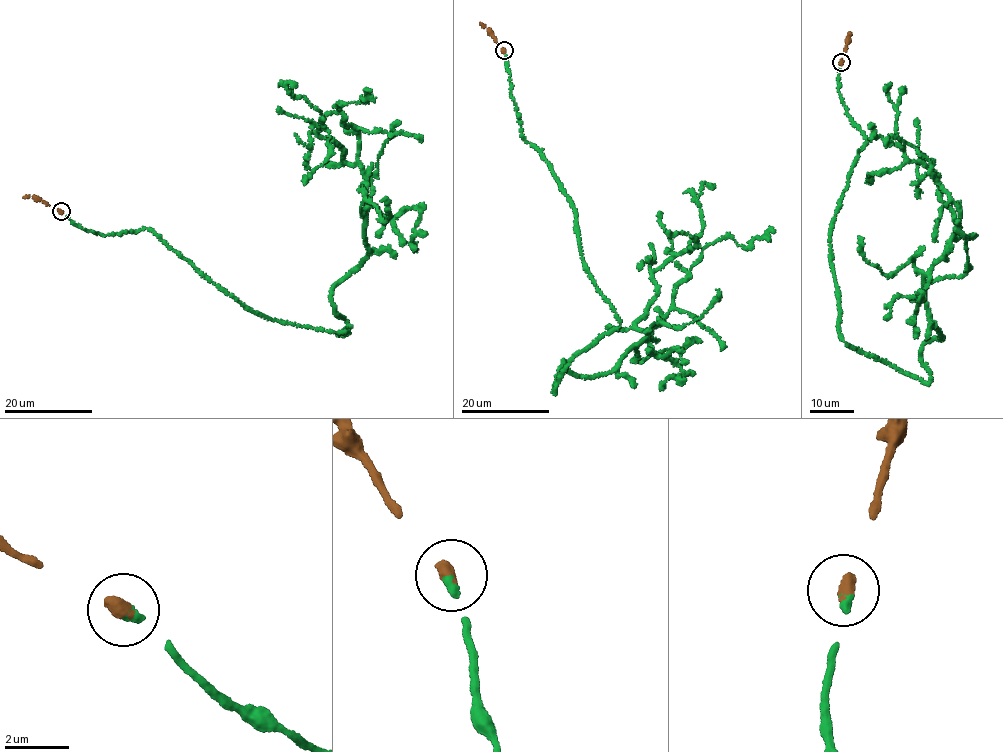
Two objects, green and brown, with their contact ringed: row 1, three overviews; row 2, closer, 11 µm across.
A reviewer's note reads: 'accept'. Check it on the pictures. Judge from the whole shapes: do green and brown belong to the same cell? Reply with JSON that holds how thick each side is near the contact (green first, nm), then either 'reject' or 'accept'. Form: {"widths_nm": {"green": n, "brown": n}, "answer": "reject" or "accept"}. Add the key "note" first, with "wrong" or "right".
{"note": "right", "widths_nm": {"green": 280, "brown": 360}, "answer": "accept"}

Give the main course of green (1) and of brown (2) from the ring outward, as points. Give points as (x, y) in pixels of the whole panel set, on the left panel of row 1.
1: (60, 211), (152, 230), (244, 306), (347, 333), (331, 294), (368, 254), (365, 176), (298, 86)
2: (60, 211), (39, 200), (23, 198)

